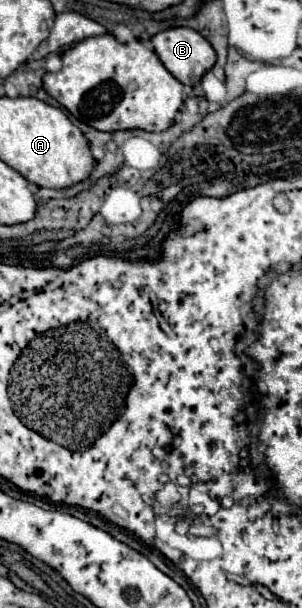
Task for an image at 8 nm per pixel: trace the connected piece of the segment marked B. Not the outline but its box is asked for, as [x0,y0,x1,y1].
[151,27,217,87]

